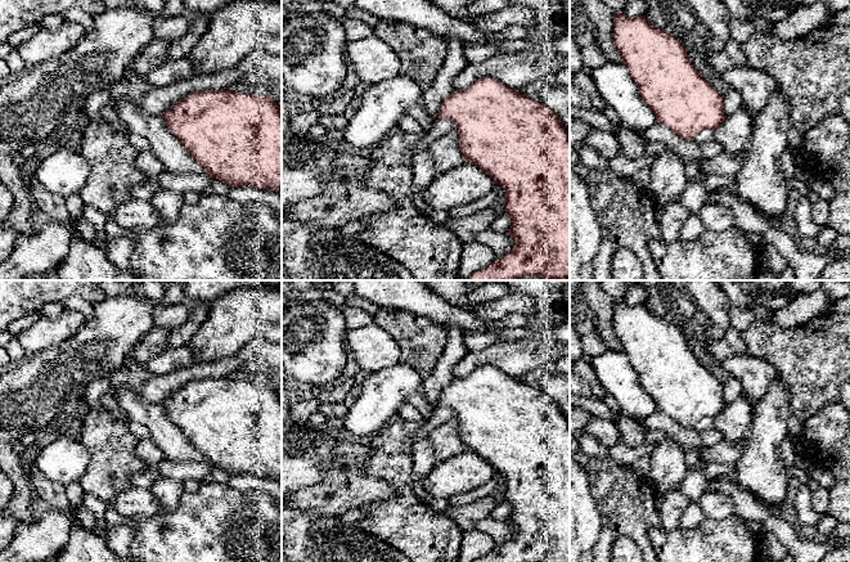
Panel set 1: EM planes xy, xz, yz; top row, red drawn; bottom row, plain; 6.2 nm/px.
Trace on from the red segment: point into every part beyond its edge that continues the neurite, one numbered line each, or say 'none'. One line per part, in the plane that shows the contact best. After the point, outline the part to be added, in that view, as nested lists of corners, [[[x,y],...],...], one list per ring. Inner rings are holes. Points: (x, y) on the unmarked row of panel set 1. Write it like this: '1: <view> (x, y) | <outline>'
none

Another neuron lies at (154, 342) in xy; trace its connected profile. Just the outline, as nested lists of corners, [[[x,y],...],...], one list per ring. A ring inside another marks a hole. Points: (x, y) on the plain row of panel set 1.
[[[152,328],[145,337],[131,350],[130,360],[138,363],[145,363],[158,355],[161,355],[167,346],[167,336],[171,329]]]

